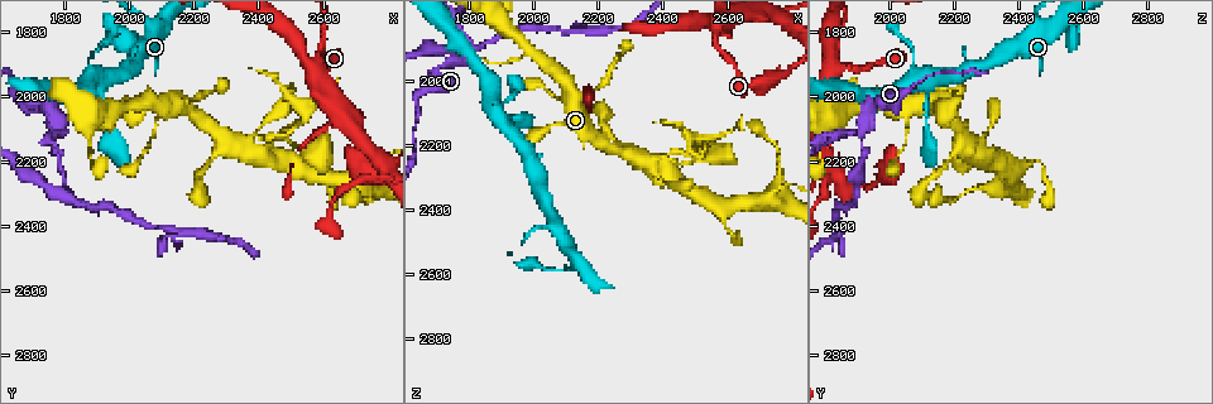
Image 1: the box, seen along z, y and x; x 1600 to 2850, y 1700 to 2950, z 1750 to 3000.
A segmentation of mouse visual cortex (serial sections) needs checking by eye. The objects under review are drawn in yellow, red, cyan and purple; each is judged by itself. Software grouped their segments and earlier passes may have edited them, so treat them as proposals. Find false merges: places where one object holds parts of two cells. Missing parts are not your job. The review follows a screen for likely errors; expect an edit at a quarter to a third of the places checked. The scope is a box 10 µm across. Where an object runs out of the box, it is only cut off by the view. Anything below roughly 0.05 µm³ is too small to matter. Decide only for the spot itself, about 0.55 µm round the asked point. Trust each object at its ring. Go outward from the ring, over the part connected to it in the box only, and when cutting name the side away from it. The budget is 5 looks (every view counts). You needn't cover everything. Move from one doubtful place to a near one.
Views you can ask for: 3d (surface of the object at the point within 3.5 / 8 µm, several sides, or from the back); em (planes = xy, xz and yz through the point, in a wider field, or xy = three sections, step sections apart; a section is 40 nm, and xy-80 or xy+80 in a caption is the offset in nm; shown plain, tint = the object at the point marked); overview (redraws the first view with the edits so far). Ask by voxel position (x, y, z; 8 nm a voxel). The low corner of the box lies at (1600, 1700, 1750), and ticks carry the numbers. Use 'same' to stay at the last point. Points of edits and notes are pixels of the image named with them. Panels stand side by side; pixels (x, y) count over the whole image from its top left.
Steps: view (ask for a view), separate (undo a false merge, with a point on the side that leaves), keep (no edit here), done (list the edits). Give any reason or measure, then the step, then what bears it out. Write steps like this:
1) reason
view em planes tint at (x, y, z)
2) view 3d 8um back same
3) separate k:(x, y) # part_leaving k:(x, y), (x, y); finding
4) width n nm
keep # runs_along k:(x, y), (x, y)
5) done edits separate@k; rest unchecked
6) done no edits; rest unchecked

a narrow waist
view 3d 3.5um at (1900, 1940, 2130)

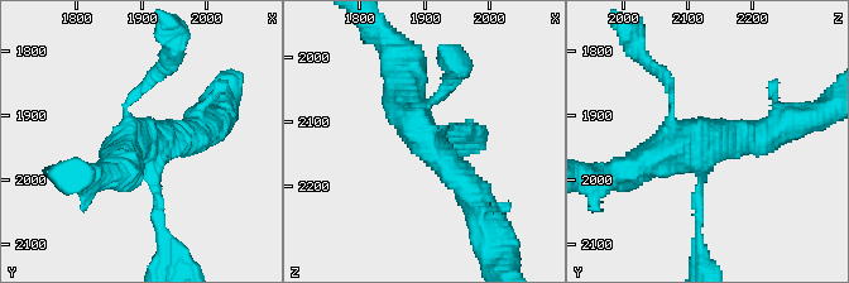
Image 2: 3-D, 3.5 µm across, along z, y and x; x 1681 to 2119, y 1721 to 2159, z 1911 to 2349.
arms 4; arm_widths 100, 150, 400, 400 nm; shape alone is not enough
view em planes tint at (1905, 1945, 2130)

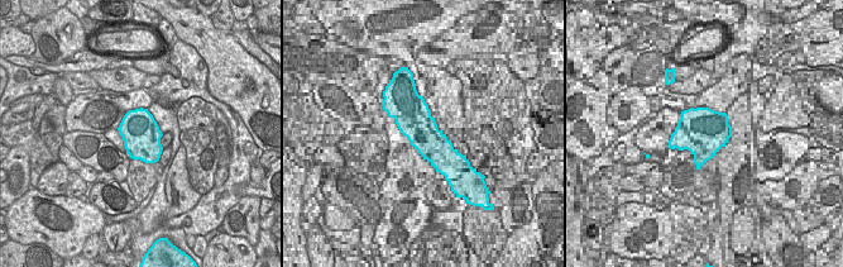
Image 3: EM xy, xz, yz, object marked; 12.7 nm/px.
keep # runs_along 2:(480, 207), (407, 110), (407, 71); one cell here

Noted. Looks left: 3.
view 3d 8um at (2380, 2130, 2250)

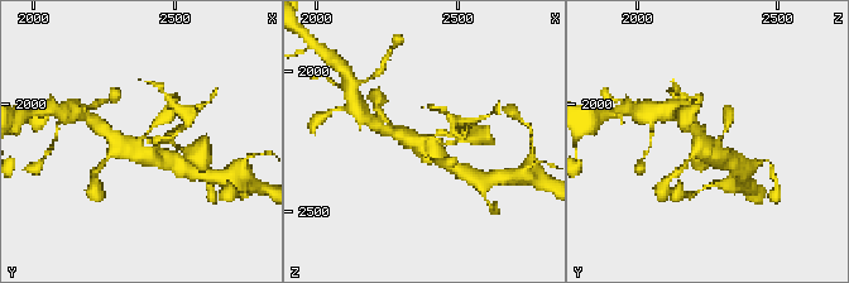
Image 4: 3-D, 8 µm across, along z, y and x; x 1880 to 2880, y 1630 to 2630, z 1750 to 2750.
view 3d 3.5um same

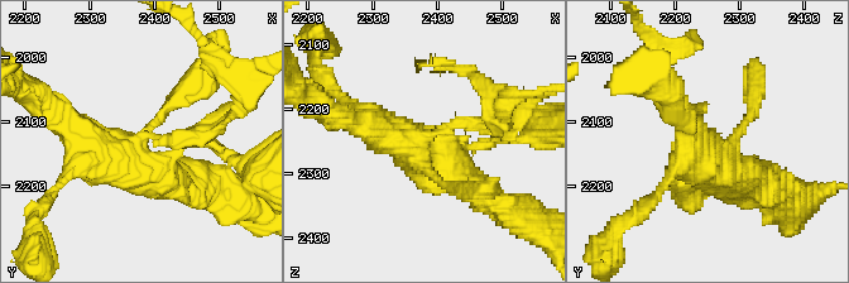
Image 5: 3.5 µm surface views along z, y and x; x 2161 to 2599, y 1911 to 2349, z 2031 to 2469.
view em xy step 2 tint at (2375, 2135, 2245)

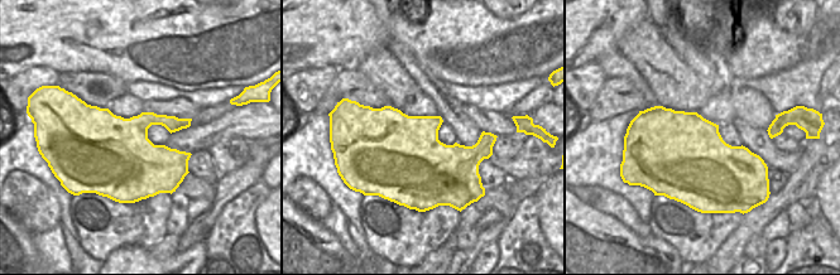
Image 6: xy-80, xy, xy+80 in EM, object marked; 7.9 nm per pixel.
separate 5:(191, 142) # part_leaving 5:(150, 137), (212, 133), (244, 97); a second cell is stuck on

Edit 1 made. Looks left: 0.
done edits separate@5; rest unchecked

